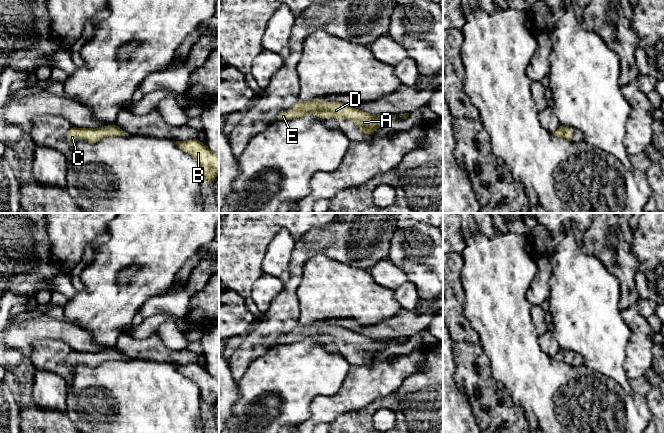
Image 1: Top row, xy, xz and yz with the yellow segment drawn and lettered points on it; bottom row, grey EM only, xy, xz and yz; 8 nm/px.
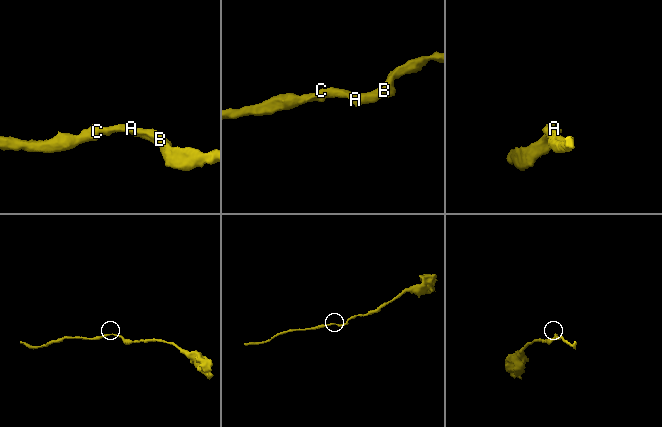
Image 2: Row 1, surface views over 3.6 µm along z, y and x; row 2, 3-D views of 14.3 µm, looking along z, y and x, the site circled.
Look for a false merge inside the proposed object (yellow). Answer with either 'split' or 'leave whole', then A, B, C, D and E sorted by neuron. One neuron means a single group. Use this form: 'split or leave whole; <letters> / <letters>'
leave whole; A B C D E

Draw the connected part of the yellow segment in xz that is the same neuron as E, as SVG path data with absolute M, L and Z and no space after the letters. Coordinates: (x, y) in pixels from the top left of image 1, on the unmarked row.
M313 323L311 325L299 325L288 334L283 335L278 344L292 344L312 338L320 342L352 344L363 357L373 359L374 355L383 351L388 344L396 343L395 339L375 339L353 332L341 326L328 326Z

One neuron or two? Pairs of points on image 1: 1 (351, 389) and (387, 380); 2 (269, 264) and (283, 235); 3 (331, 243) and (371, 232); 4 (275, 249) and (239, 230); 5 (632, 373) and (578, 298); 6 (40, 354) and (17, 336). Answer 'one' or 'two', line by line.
1: one
2: one
3: one
4: two
5: two
6: two

